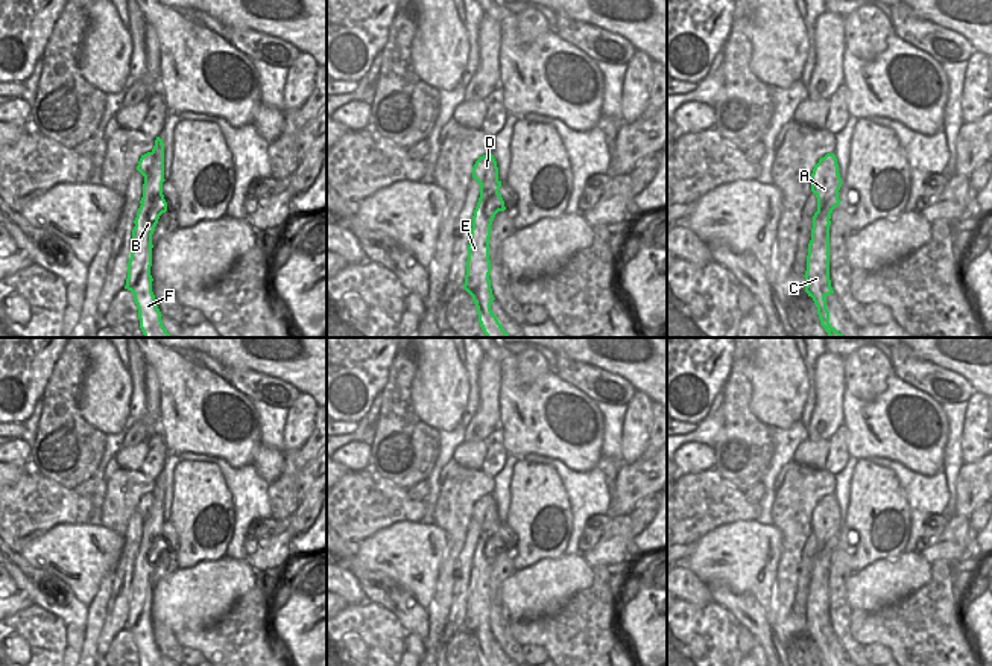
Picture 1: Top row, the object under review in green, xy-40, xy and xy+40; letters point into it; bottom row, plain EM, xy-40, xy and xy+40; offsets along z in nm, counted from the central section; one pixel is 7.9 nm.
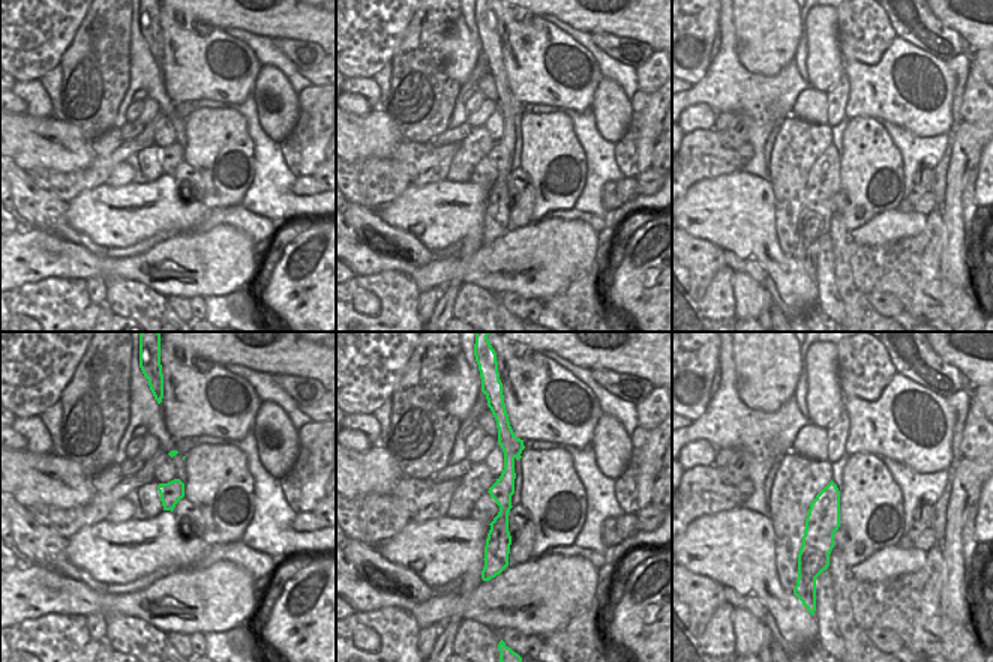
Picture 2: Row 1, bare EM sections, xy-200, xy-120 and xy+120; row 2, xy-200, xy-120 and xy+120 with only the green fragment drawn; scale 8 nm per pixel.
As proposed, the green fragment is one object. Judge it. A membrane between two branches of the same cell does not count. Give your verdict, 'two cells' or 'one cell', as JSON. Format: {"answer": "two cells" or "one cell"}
{"answer": "two cells"}

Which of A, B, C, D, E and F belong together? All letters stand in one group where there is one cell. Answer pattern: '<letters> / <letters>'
A D / B C E F

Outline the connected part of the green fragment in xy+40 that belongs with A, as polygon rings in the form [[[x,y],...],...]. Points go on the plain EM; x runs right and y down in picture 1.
[[[826,494],[814,506],[811,514],[811,532],[817,538],[817,552],[813,557],[813,566],[819,566],[820,553],[826,543],[839,535],[842,519],[839,515],[839,505],[834,494]]]

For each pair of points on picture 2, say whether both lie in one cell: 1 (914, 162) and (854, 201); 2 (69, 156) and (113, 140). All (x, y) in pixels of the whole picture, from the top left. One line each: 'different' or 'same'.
1: different
2: different

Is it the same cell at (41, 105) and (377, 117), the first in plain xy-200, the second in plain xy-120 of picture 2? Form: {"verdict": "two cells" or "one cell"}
{"verdict": "two cells"}

